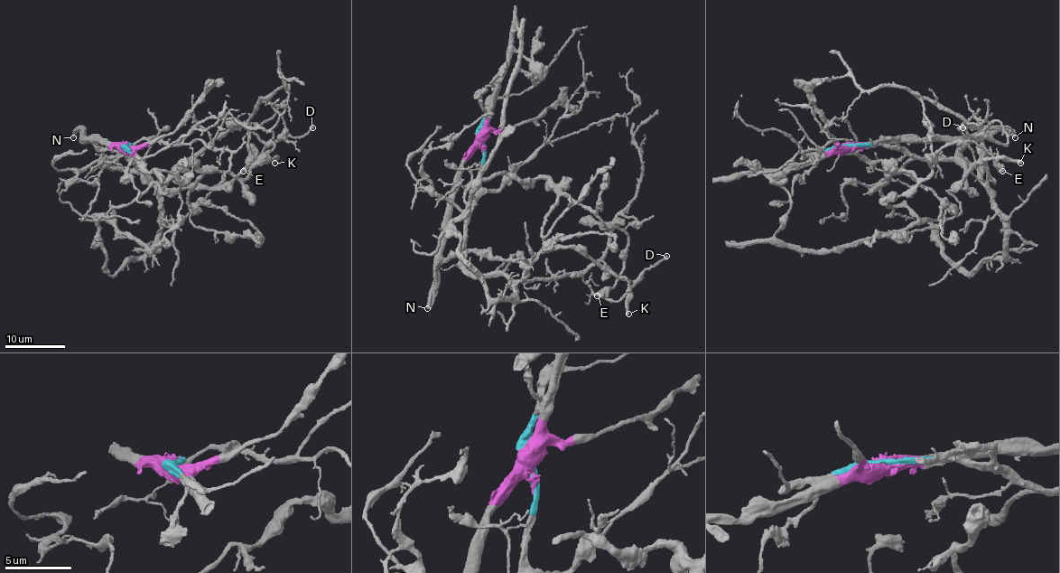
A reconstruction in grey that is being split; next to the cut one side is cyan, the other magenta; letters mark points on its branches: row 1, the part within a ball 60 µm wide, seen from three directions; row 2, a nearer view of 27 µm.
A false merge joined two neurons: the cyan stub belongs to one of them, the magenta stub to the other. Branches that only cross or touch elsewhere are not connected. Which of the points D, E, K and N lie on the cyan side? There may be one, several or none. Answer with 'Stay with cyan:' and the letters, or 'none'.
Stay with cyan: D, E

